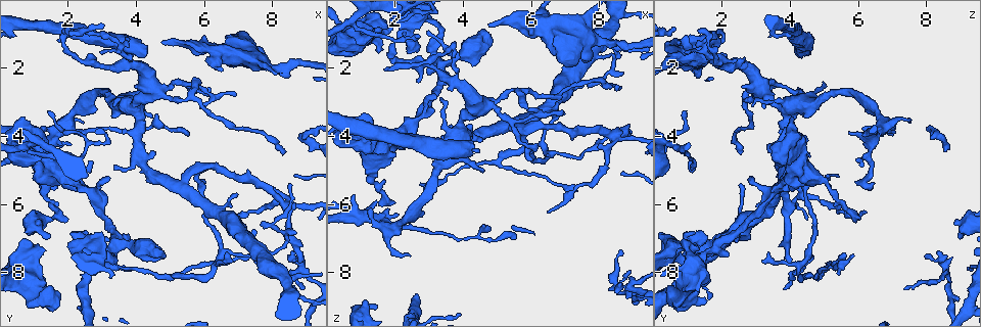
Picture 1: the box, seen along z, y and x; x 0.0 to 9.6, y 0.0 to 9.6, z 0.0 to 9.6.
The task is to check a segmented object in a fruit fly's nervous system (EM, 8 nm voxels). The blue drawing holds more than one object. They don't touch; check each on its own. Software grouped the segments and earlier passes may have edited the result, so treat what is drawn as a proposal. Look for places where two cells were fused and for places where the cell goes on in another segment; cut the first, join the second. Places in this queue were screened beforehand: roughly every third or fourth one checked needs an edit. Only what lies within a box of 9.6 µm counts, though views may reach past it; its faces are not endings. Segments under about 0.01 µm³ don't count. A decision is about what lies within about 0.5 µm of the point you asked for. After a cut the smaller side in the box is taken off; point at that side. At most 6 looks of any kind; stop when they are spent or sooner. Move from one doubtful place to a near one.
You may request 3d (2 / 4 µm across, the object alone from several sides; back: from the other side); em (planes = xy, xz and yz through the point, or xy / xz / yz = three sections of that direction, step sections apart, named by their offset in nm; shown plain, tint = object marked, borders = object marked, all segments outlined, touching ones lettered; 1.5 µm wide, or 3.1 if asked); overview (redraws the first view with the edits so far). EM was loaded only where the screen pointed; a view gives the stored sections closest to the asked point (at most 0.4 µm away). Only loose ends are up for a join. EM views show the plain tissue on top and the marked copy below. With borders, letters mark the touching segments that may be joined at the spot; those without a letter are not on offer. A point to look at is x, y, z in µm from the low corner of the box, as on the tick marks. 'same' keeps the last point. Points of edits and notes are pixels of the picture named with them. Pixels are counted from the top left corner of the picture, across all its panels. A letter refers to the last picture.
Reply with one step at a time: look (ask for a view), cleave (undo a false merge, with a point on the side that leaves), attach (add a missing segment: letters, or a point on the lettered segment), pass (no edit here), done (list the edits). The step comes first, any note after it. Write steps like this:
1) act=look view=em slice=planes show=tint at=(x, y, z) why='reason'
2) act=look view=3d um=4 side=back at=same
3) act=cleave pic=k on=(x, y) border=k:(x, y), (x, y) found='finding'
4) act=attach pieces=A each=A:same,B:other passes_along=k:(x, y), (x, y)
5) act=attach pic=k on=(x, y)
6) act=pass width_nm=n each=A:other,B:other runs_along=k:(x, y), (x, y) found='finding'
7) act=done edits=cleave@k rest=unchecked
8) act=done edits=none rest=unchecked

act=look view=3d um=4 at=(3.00, 7.55, 2.20) why='branch stops here'

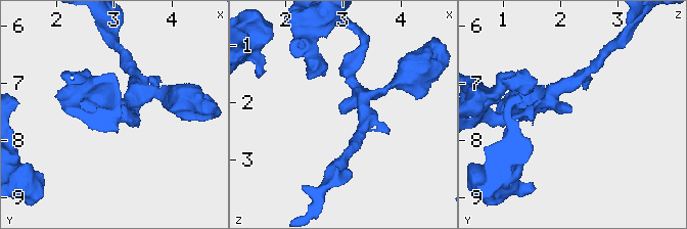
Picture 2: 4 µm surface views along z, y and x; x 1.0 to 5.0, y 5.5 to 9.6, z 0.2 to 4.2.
act=look view=em slice=xy step=4 show=tint at=(2.95, 7.55, 2.15)

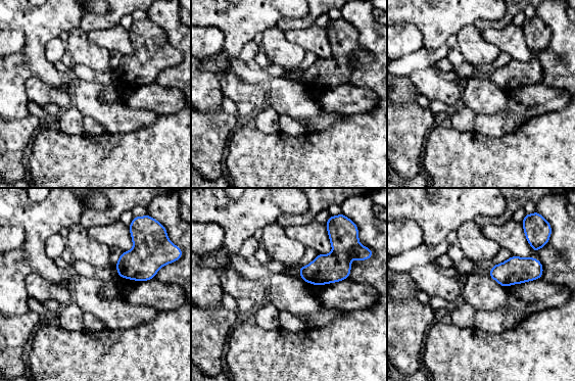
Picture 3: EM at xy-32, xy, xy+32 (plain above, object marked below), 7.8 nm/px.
act=look view=em slice=xz step=8 show=borders at=same why='cut it another way'

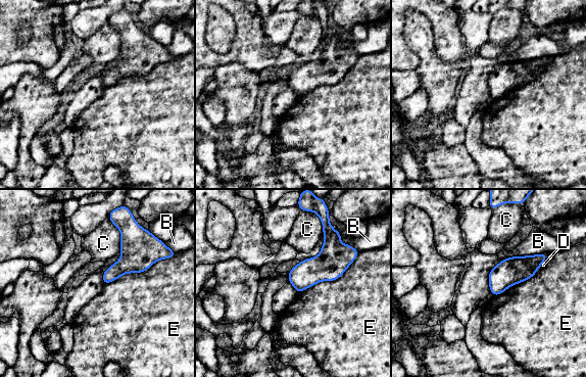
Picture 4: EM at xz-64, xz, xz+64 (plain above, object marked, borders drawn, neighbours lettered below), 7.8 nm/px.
act=pass width_nm=180 each=B:other,C:other,D:other,E:other border=4:(544, 251), (545, 261), (531, 277) found='no lettered segment goes on from it'

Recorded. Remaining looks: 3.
act=look view=3d um=2 at=(3.20, 5.20, 2.80) why='free end'

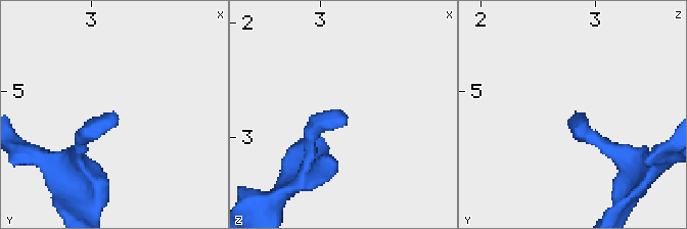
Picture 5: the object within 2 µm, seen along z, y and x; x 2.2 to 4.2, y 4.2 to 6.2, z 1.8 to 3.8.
act=look view=em slice=xz step=4 show=tint at=(3.24, 5.26, 2.82) why='need the tissue'

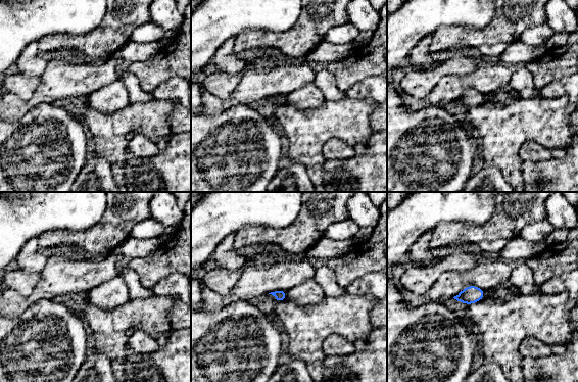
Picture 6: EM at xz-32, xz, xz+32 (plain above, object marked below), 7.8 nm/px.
act=look view=em slice=planes show=borders at=same

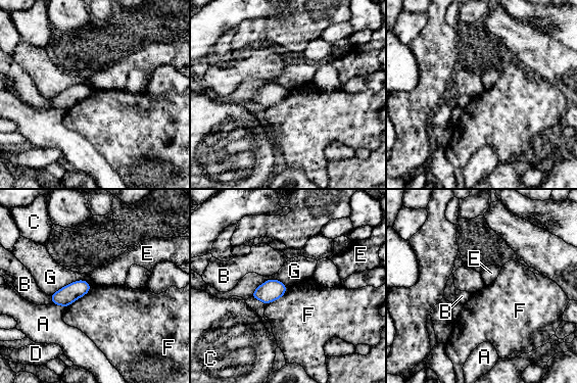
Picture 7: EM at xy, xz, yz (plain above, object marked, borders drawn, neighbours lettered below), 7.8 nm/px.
act=pass longest_contact=G:340nm each=A:other,B:other,C:other,D:other,E:other,F:other,G:other border=7:(288, 287), (277, 299), (263, 304) found='none of them fits'

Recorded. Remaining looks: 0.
act=done edits=none rest=unchecked

